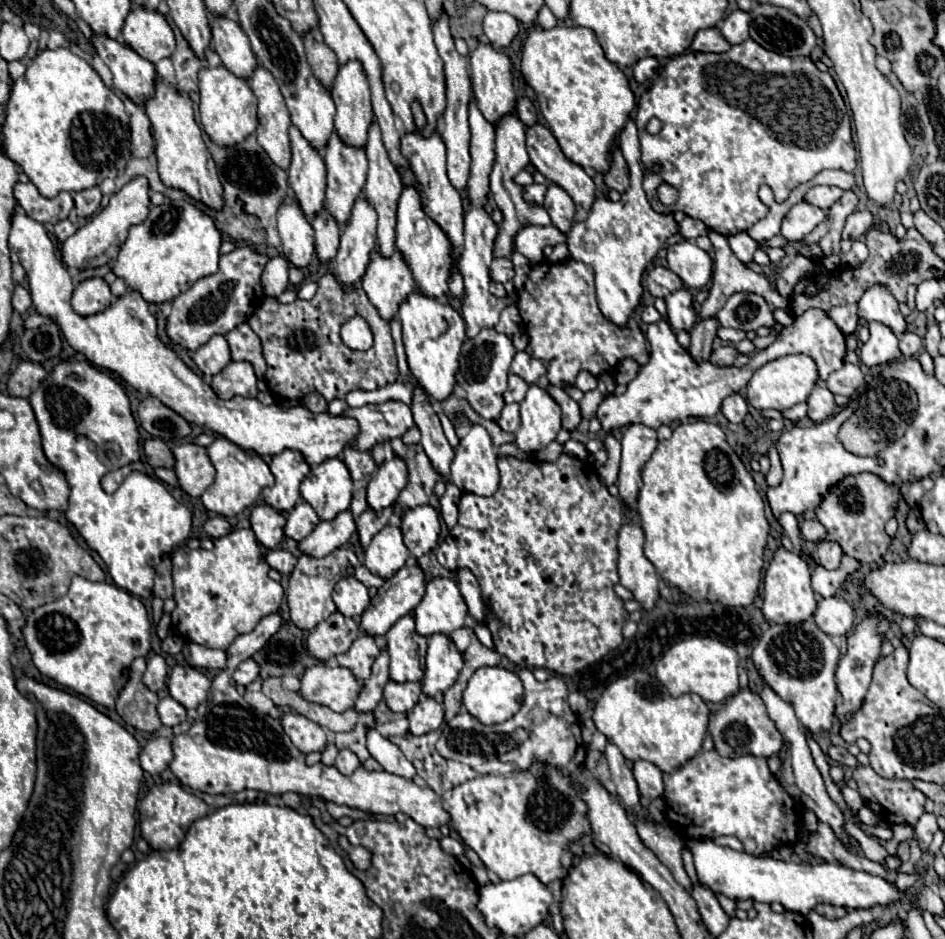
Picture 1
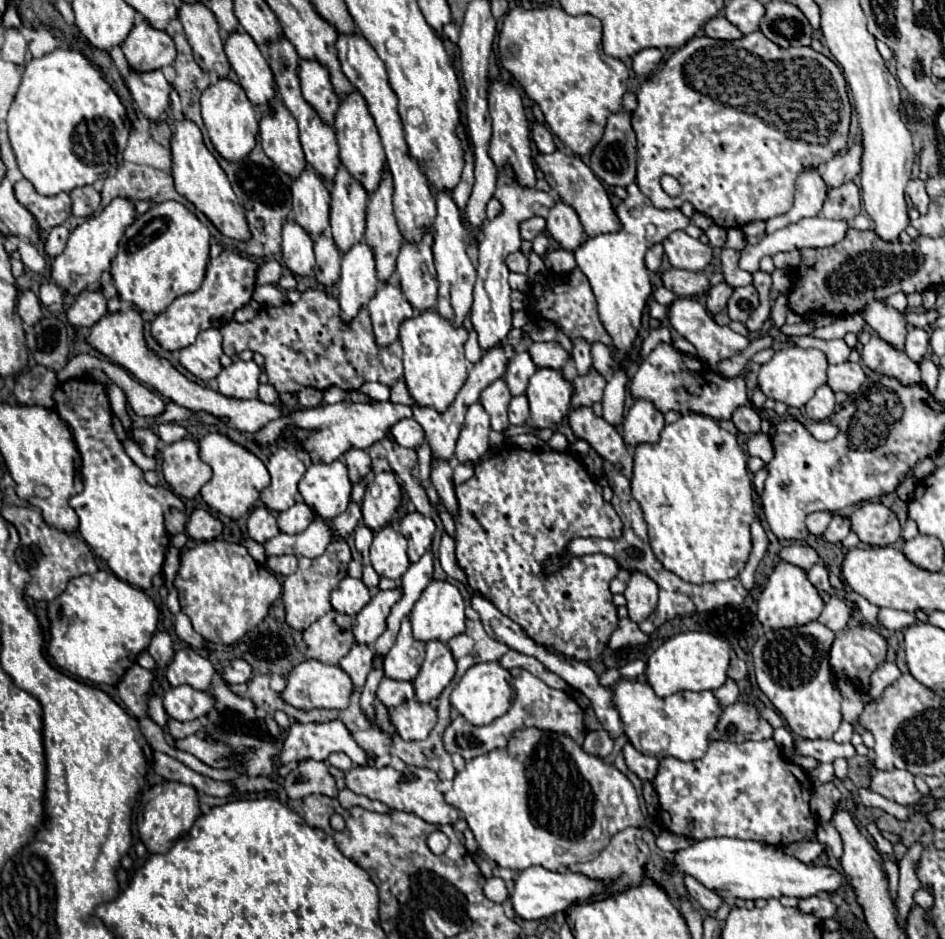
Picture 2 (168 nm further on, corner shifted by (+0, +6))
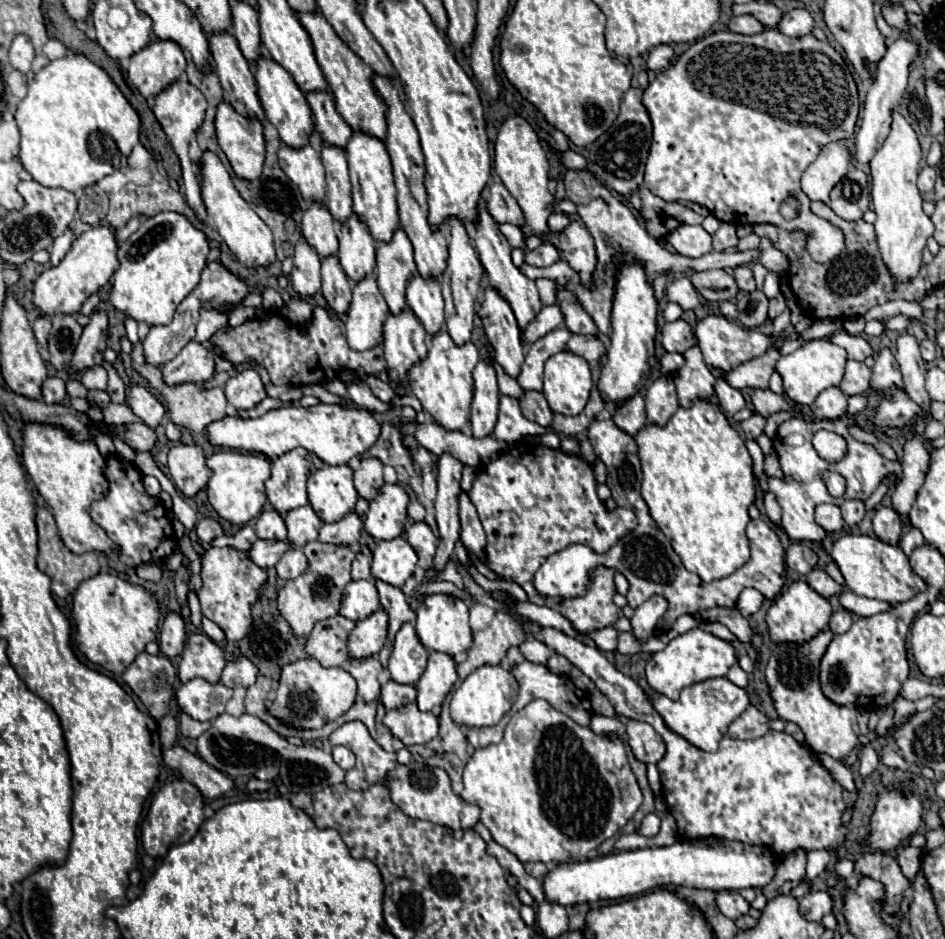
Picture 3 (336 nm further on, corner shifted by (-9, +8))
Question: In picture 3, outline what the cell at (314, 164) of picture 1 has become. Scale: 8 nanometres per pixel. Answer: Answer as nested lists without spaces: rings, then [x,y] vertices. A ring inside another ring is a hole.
[[[312,202],[302,216],[302,236],[320,256],[338,252],[336,220],[322,202]]]

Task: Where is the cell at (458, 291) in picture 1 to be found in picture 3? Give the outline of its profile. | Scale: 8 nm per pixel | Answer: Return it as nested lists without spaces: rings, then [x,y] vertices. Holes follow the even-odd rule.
[[[452,216],[450,224],[450,242],[448,242],[448,260],[446,270],[442,274],[442,296],[446,300],[446,326],[456,344],[466,344],[470,340],[476,316],[476,302],[480,298],[480,284],[484,278],[484,268],[478,260],[476,250],[470,244],[470,236],[460,218]]]

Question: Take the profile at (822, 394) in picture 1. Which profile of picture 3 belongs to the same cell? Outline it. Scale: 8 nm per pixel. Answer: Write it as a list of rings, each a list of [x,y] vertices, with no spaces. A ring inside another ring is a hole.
[[[832,386],[818,394],[818,398],[810,406],[810,410],[818,420],[838,420],[838,418],[846,416],[846,400],[848,400],[848,396],[844,396],[844,392],[840,388]]]

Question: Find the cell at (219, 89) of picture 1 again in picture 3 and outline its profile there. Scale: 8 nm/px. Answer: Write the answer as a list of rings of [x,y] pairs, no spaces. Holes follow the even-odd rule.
[[[220,102],[216,110],[216,136],[220,148],[228,156],[230,166],[238,178],[254,180],[260,176],[264,164],[264,136],[262,136],[262,122],[258,118],[242,116],[228,102]]]

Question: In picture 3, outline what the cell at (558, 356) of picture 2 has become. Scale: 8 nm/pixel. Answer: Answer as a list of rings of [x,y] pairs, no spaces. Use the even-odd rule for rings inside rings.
[[[572,336],[566,344],[566,350],[586,358],[590,364],[606,354],[606,348],[598,336]]]

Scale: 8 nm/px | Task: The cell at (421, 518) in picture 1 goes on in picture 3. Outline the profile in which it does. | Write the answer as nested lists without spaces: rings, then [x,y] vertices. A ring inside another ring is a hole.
[[[414,522],[406,530],[406,540],[414,548],[414,552],[418,554],[418,566],[422,570],[428,570],[432,564],[436,546],[438,546],[438,538],[434,536],[432,528],[426,522]]]

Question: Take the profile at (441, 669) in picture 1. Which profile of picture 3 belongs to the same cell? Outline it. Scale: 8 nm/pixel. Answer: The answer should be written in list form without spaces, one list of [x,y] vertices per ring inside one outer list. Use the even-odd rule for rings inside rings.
[[[430,652],[428,666],[422,678],[416,682],[418,708],[422,708],[422,712],[430,712],[434,706],[442,704],[456,680],[458,672],[454,658],[444,652]]]

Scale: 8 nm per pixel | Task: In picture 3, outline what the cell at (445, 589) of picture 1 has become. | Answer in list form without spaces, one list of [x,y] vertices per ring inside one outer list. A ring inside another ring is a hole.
[[[430,594],[418,608],[416,616],[418,616],[416,634],[428,650],[438,650],[438,652],[456,656],[458,652],[468,650],[472,646],[472,630],[468,624],[468,604],[462,598],[456,598],[450,594]]]

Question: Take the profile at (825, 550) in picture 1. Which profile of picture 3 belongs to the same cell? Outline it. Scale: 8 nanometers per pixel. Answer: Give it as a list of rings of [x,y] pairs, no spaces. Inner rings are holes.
[[[846,500],[846,504],[842,504],[840,508],[842,508],[844,524],[846,524],[848,528],[854,528],[856,524],[860,524],[862,518],[864,518],[864,514],[866,514],[862,500]]]

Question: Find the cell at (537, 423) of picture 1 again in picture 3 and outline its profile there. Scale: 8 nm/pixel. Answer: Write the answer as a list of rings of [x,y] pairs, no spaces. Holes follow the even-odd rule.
[[[558,352],[544,368],[544,398],[554,414],[576,416],[584,410],[592,390],[590,366],[572,352]]]

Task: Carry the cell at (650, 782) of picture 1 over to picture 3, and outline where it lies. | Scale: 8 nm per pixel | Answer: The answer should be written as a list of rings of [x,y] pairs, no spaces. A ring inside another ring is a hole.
[[[628,720],[626,724],[628,744],[636,756],[636,760],[644,764],[658,764],[666,754],[666,744],[662,736],[646,722]]]

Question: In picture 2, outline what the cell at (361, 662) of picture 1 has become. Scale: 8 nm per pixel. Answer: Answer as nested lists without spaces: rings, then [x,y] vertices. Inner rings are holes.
[[[355,644],[347,656],[341,658],[339,666],[341,670],[351,678],[353,686],[359,688],[365,684],[365,678],[371,670],[371,662],[373,662],[373,652],[369,646],[365,644]]]

